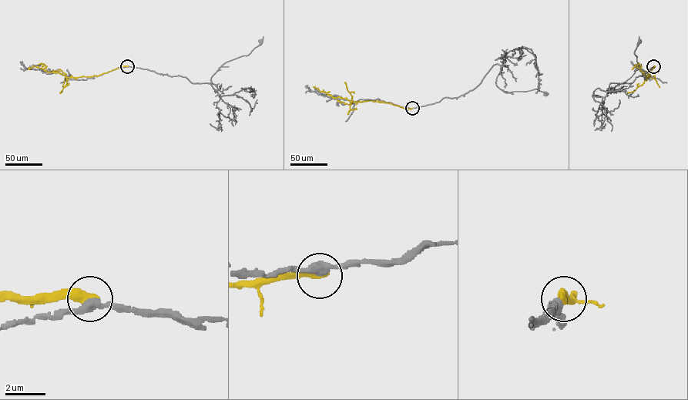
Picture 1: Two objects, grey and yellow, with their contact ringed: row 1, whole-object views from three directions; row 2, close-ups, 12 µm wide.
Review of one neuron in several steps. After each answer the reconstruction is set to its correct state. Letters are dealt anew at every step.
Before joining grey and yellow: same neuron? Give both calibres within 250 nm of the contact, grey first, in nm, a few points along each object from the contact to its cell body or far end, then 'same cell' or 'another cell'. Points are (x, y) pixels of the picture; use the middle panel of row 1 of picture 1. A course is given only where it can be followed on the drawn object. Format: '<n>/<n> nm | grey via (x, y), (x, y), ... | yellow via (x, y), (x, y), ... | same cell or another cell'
380/440 nm | grey via (412, 109), (473, 90), (496, 64), (502, 66), (495, 82), (501, 89), (508, 92), (537, 89), (545, 95) | yellow via (412, 109), (404, 109), (377, 101), (350, 102), (346, 98), (333, 97), (313, 86) | another cell

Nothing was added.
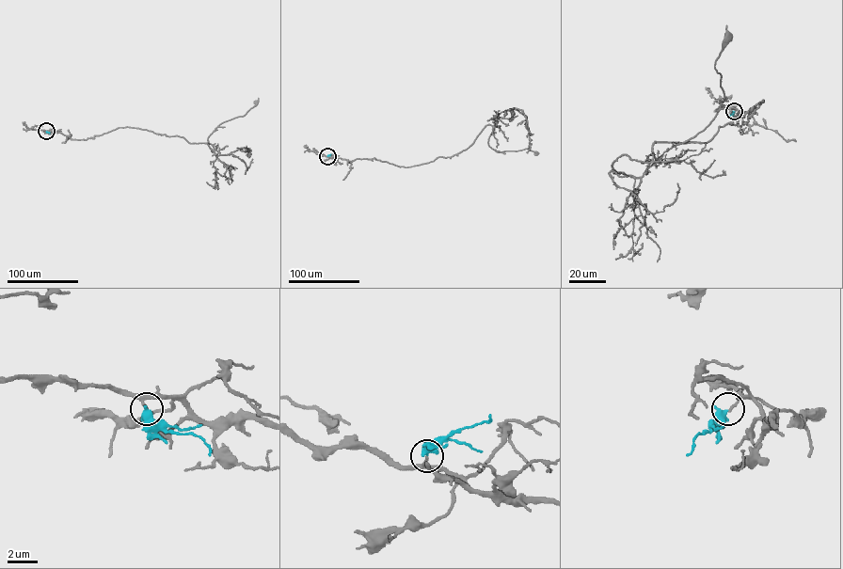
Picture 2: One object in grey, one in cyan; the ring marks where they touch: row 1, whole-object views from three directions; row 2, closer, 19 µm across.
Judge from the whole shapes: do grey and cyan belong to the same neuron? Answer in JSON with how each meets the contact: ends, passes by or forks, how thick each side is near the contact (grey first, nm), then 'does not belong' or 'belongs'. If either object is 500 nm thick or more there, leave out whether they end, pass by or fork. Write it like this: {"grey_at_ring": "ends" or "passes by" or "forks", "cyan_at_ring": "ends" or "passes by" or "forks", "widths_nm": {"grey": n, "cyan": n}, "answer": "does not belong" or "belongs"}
{"widths_nm": {"grey": 170, "cyan": 500}, "answer": "belongs"}

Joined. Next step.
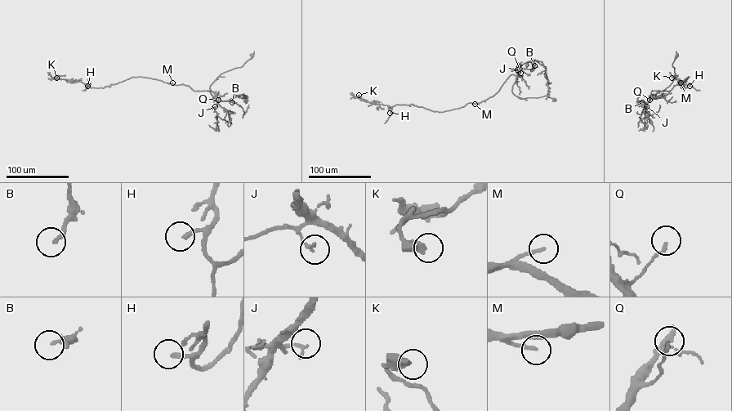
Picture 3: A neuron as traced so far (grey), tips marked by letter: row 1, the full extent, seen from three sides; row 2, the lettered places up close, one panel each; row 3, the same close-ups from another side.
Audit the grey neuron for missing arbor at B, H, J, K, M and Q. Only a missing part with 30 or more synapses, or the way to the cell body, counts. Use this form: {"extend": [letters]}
{"extend": ["H"]}

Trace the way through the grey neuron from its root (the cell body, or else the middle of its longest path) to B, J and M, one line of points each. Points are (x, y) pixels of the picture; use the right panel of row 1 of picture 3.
B: (677, 55), (672, 64), (676, 74), (672, 82), (647, 102), (637, 100), (642, 102)
J: (677, 55), (672, 64), (674, 79), (668, 87), (654, 95), (646, 106)
M: (677, 55), (672, 64), (676, 74), (673, 81), (664, 89), (651, 95), (652, 91), (669, 91), (680, 82)

